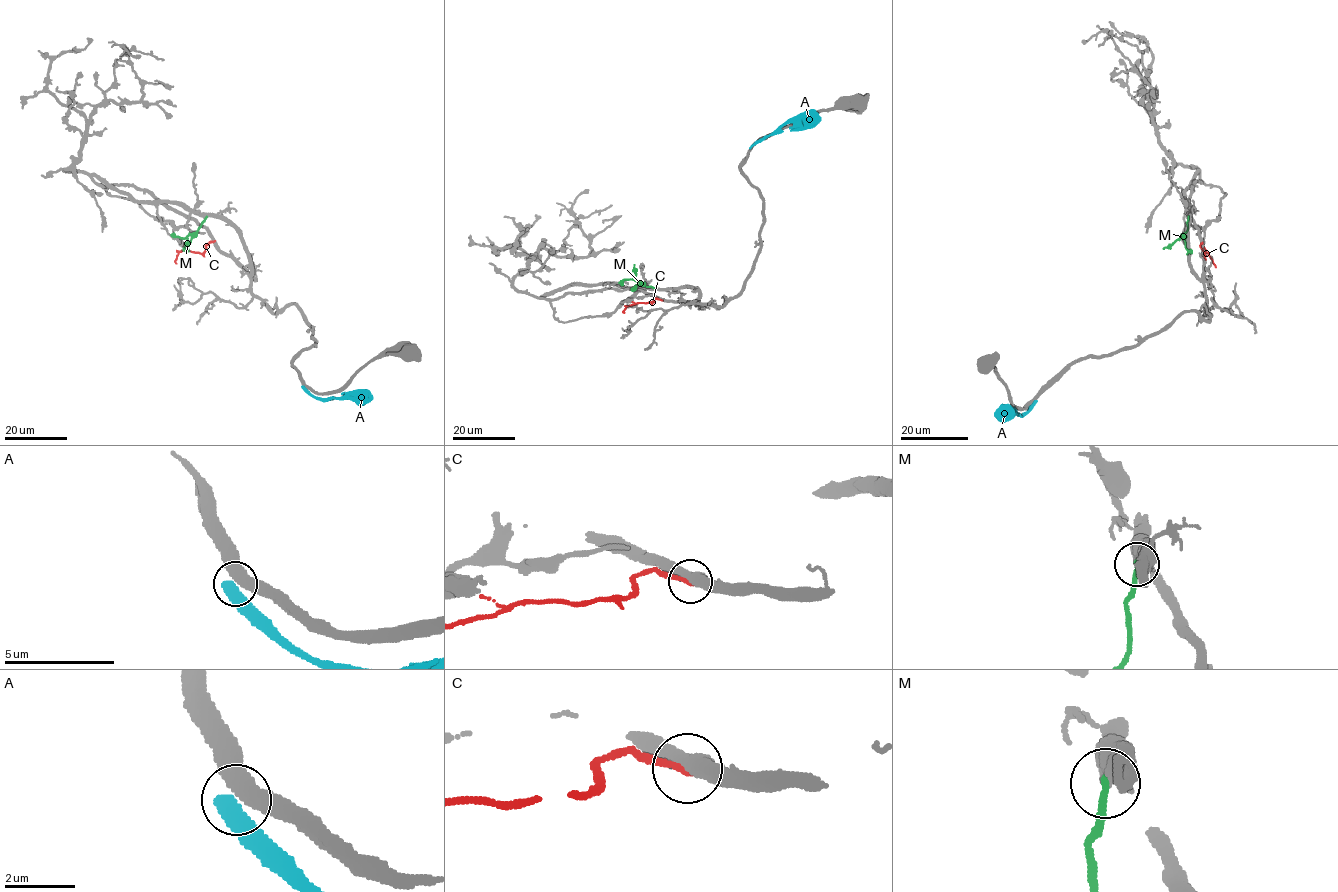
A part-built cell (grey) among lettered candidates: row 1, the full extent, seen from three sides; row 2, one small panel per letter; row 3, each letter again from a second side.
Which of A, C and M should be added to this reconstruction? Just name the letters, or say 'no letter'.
no letter

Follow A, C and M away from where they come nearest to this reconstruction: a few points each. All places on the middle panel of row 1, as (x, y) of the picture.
A: (752, 146), (798, 116), (816, 116), (820, 120)
C: (662, 300), (655, 298), (653, 301), (628, 305), (624, 312)
M: (654, 287), (635, 280), (634, 264)

